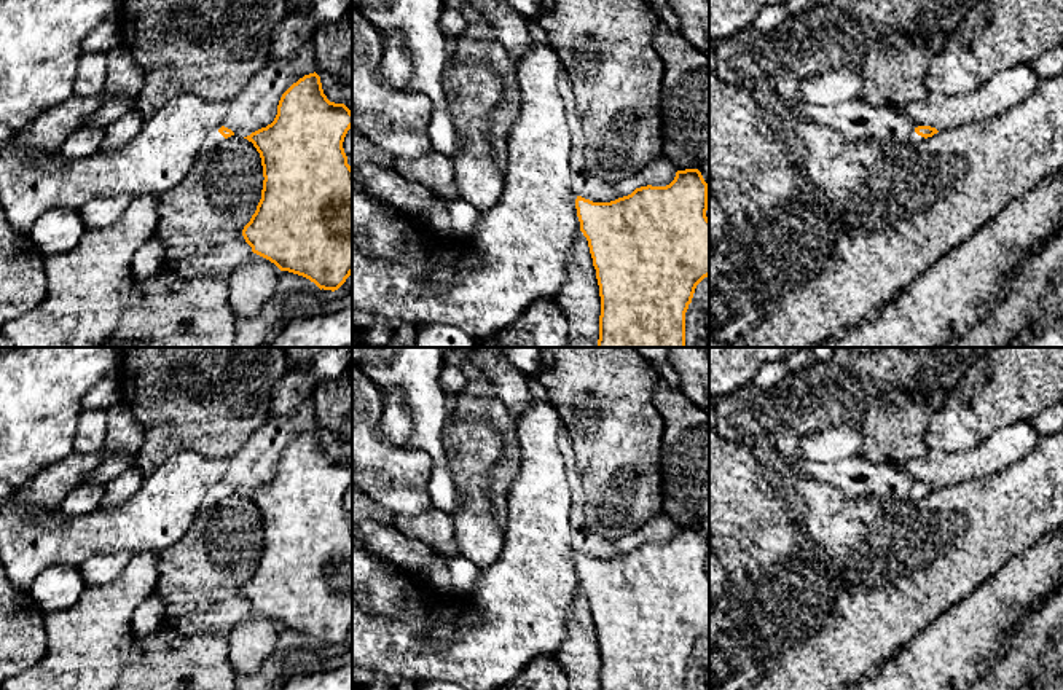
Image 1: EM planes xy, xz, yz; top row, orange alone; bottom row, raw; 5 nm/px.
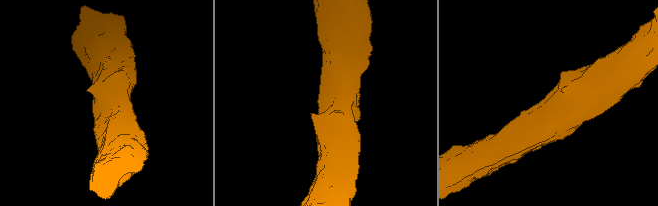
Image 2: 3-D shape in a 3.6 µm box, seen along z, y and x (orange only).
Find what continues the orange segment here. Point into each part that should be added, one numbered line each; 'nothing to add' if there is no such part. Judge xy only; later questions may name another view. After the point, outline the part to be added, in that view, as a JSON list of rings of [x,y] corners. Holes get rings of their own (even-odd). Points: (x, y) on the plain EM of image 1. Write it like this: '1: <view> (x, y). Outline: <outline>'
1: xy (214, 494). Outline: [[[223,481],[214,484],[214,486],[207,491],[204,500],[202,500],[201,505],[199,505],[199,512],[201,512],[201,510],[209,510],[210,507],[214,507],[217,502],[220,502],[220,500],[225,497],[225,494],[218,489],[218,486],[220,486],[222,483],[223,483]],[[198,512],[198,513],[199,513],[199,512]]]

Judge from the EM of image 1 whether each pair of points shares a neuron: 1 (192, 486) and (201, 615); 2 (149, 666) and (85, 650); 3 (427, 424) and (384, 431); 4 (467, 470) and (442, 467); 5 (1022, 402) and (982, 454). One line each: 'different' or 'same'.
1: different
2: different
3: different
4: different
5: different

